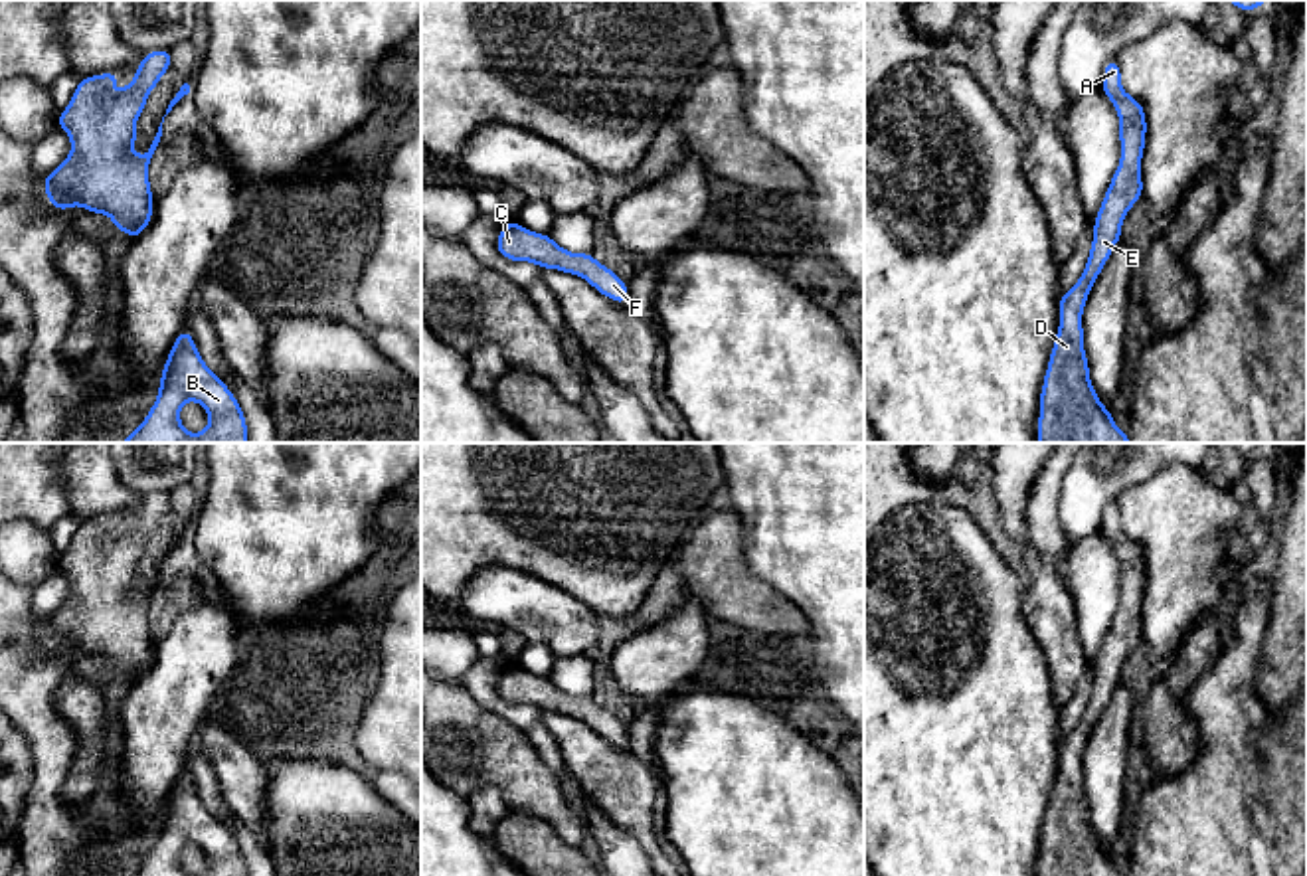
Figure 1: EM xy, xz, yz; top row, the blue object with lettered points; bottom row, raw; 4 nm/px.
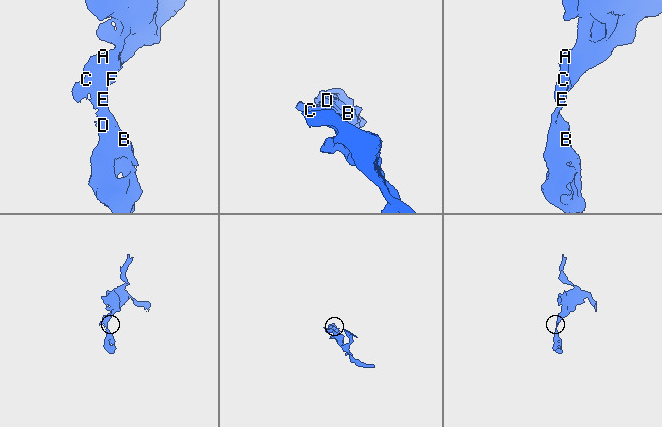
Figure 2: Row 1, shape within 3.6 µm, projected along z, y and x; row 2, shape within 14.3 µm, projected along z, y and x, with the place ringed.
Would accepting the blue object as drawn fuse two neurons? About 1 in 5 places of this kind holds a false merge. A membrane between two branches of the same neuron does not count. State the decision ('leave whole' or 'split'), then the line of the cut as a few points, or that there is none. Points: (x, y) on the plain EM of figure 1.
leave whole; no cut

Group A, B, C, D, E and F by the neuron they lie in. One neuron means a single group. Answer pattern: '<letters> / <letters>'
A B C D E F

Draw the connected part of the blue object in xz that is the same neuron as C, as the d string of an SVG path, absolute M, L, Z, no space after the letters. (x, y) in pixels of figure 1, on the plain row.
M506 664L496 680L496 692L502 700L522 706L530 704L542 712L558 712L585 722L603 740L627 747L627 726L591 696L571 696L560 690L550 678L534 676L516 664Z

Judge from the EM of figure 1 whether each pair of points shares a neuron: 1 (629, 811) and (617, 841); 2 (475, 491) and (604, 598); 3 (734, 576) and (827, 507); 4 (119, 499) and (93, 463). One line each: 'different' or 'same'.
1: different
2: same
3: different
4: same

